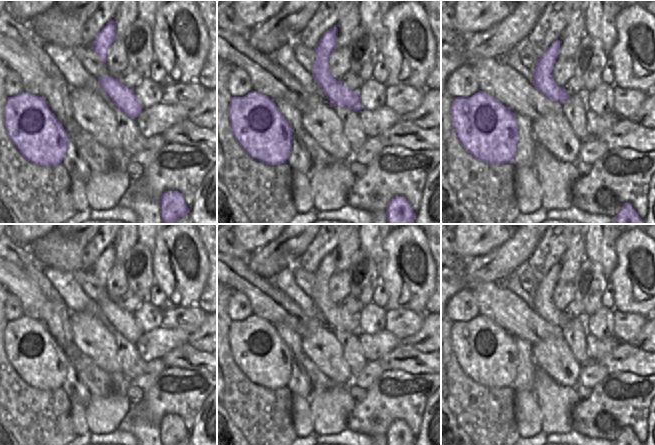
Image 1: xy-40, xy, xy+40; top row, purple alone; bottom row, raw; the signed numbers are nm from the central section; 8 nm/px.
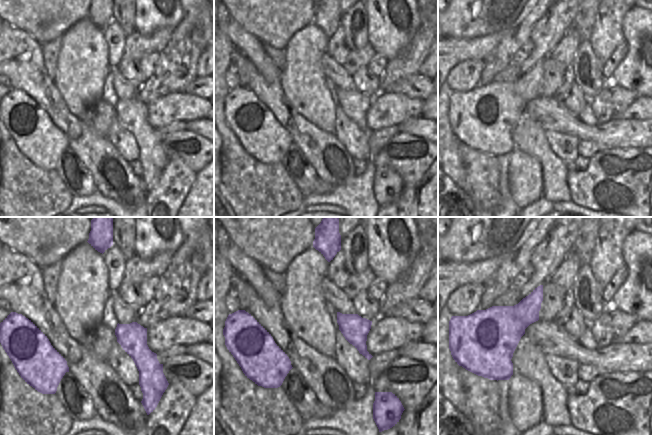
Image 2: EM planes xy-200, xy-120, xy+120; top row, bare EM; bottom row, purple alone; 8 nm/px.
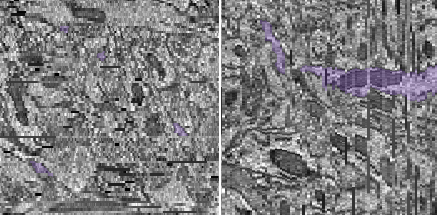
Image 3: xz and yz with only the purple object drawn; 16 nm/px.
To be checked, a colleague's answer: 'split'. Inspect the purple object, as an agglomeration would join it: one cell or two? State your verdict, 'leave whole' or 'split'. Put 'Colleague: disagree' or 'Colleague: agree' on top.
Colleague: disagree
leave whole

